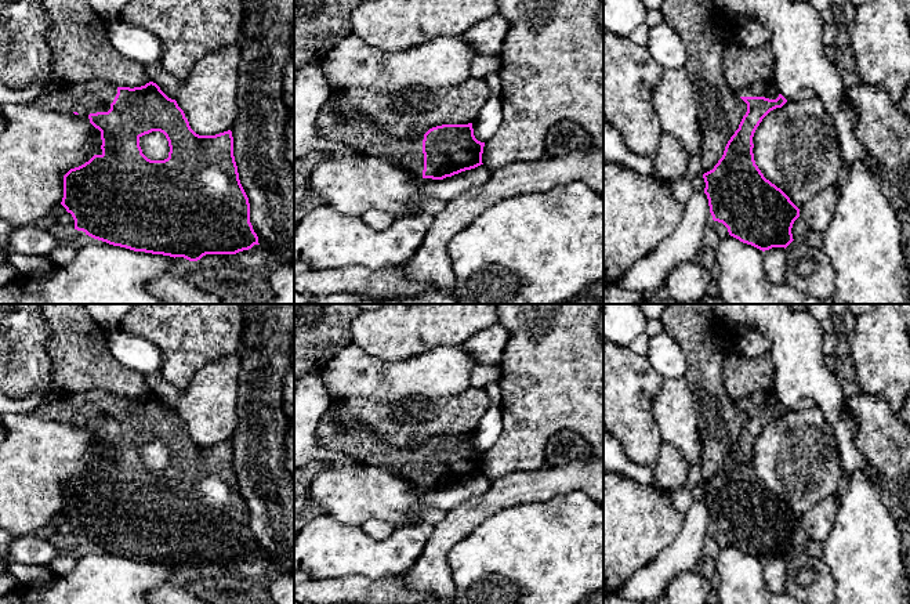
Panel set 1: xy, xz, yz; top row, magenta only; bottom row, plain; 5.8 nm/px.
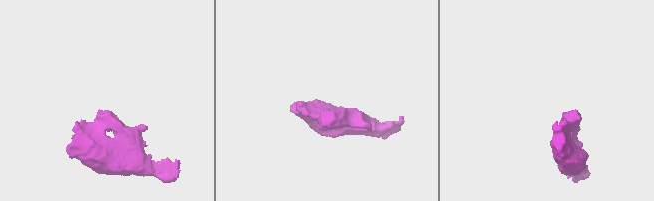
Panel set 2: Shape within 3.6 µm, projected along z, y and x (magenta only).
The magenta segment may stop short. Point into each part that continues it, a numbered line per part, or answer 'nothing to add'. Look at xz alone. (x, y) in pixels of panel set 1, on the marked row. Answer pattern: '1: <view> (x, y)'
1: xz (359, 133)

